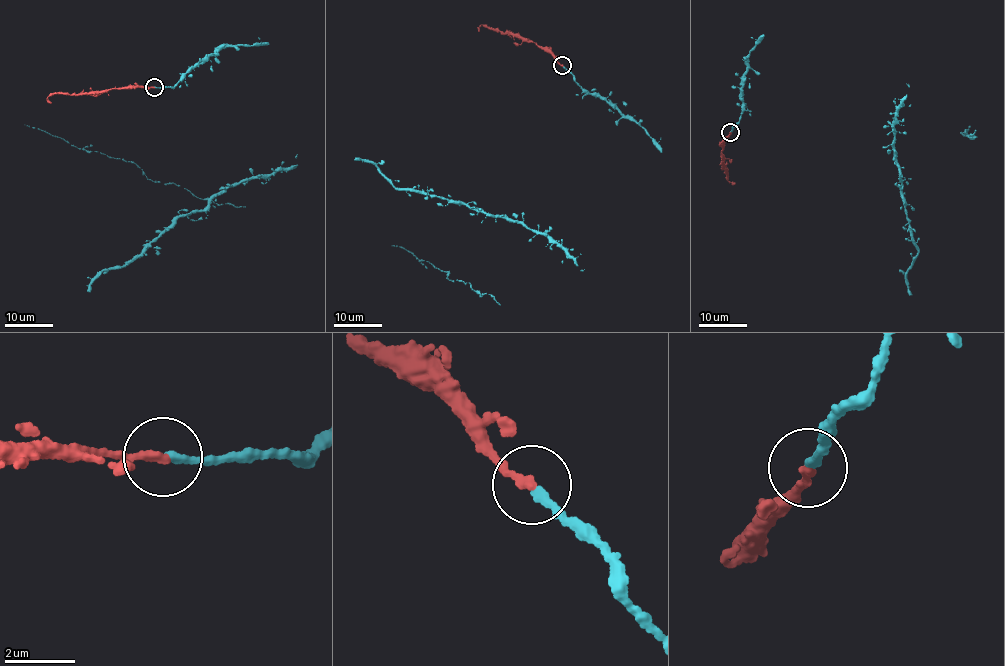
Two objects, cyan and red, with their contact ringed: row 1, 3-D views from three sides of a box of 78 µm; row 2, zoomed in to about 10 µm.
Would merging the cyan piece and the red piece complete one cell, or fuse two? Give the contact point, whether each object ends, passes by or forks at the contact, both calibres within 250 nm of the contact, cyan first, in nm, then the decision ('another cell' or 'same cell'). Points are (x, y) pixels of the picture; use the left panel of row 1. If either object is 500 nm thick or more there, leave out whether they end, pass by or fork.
place (154, 87); cyan ends; red ends; calibres 260 and 280 nm; same cell

